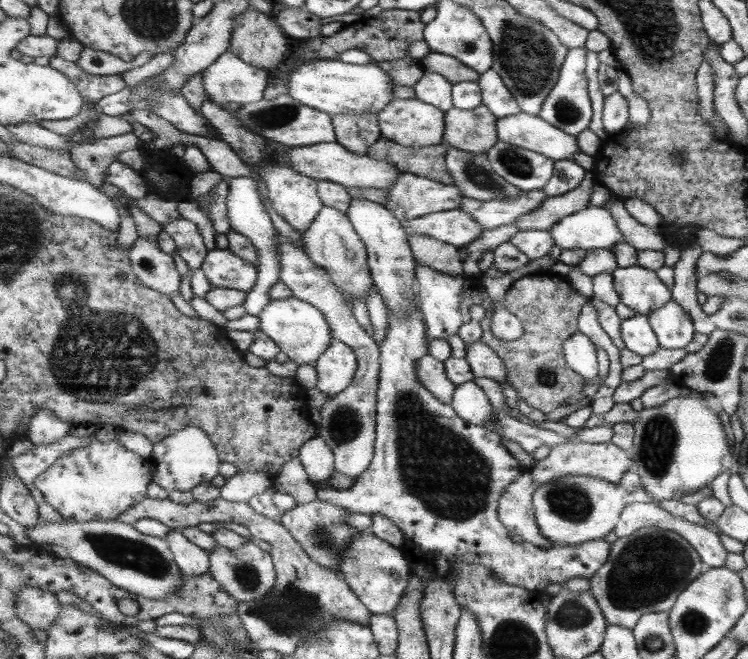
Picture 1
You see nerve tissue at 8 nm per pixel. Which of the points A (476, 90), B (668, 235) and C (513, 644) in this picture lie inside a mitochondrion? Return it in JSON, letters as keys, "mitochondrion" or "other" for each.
{"A":"other","B":"other","C":"mitochondrion"}

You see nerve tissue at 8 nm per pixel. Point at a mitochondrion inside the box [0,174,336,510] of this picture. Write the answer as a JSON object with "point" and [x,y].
{"point":[120,344]}

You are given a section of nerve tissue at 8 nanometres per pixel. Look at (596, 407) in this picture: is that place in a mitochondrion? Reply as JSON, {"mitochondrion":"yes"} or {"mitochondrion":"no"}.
{"mitochondrion":"no"}

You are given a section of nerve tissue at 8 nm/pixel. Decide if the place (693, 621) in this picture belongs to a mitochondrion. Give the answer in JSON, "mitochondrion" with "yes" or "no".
{"mitochondrion":"yes"}

